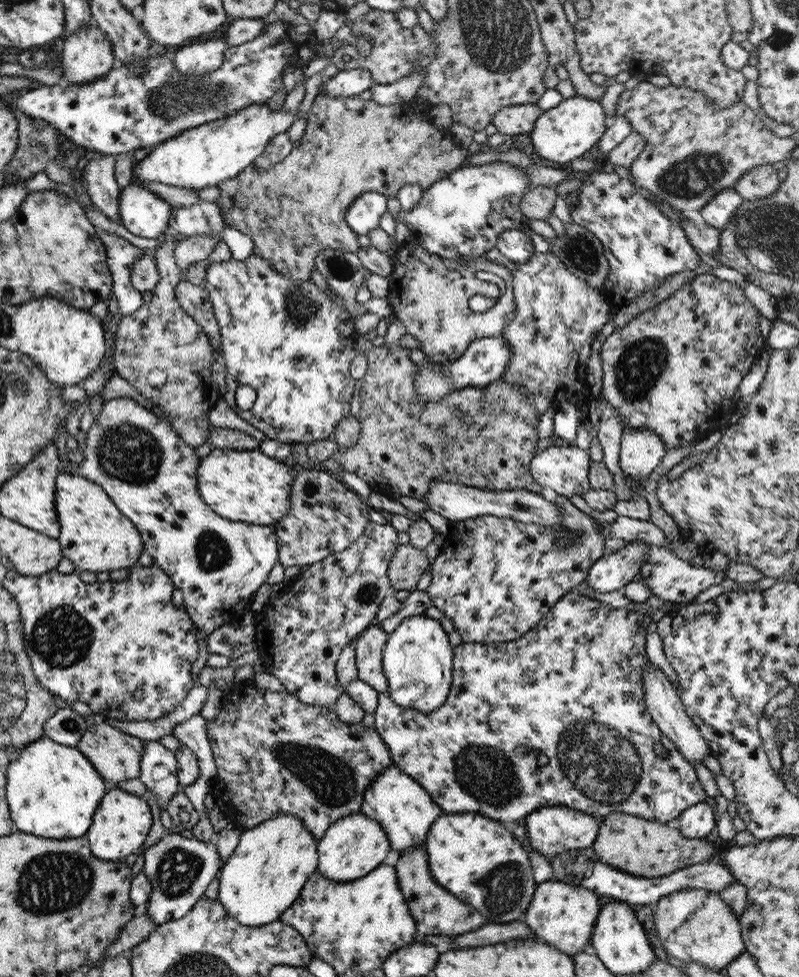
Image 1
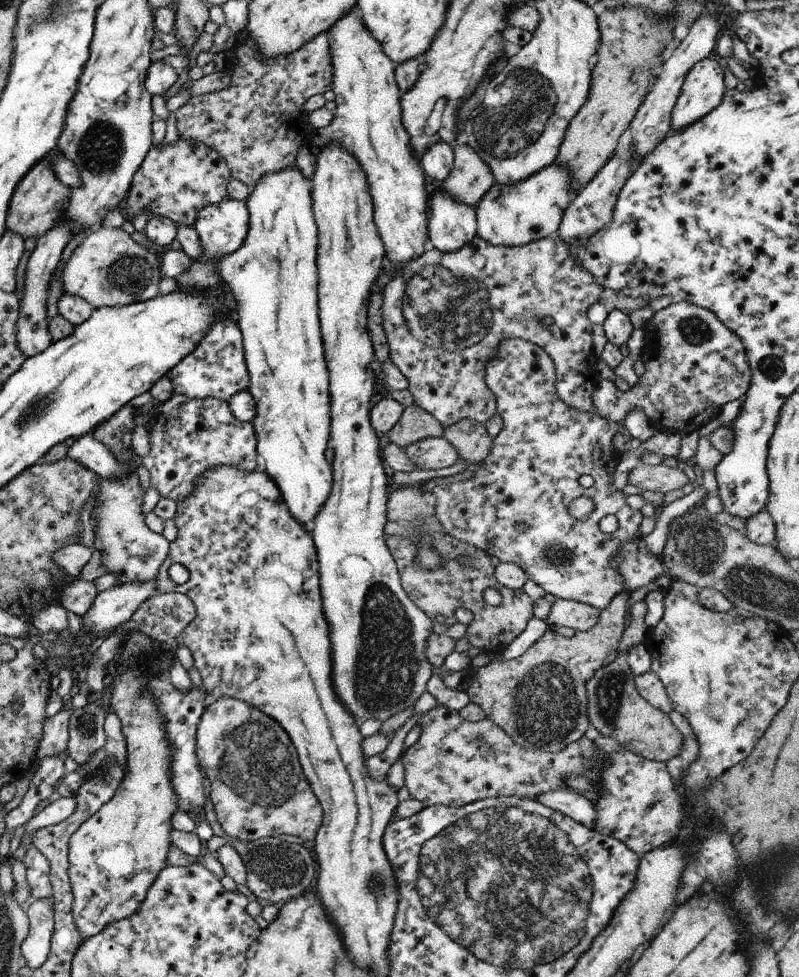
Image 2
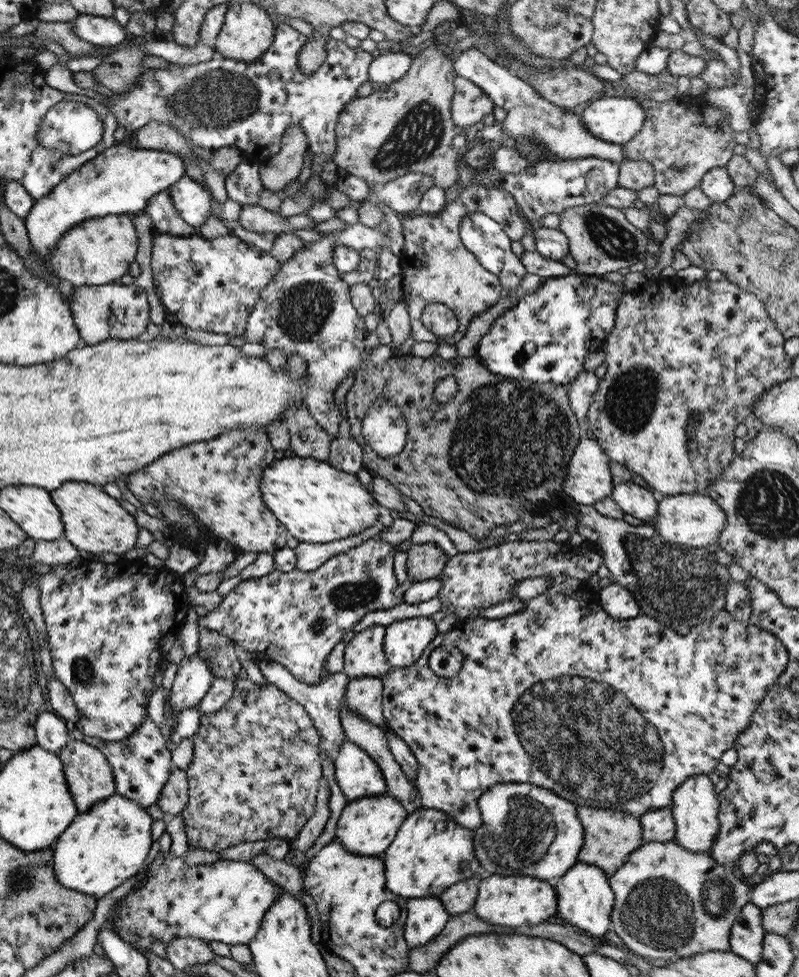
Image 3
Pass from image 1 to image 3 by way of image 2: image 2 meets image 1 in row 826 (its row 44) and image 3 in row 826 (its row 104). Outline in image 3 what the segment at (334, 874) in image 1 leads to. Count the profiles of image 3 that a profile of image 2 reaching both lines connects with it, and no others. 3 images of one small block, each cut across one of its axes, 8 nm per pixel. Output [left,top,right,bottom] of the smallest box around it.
[334,793,408,857]

